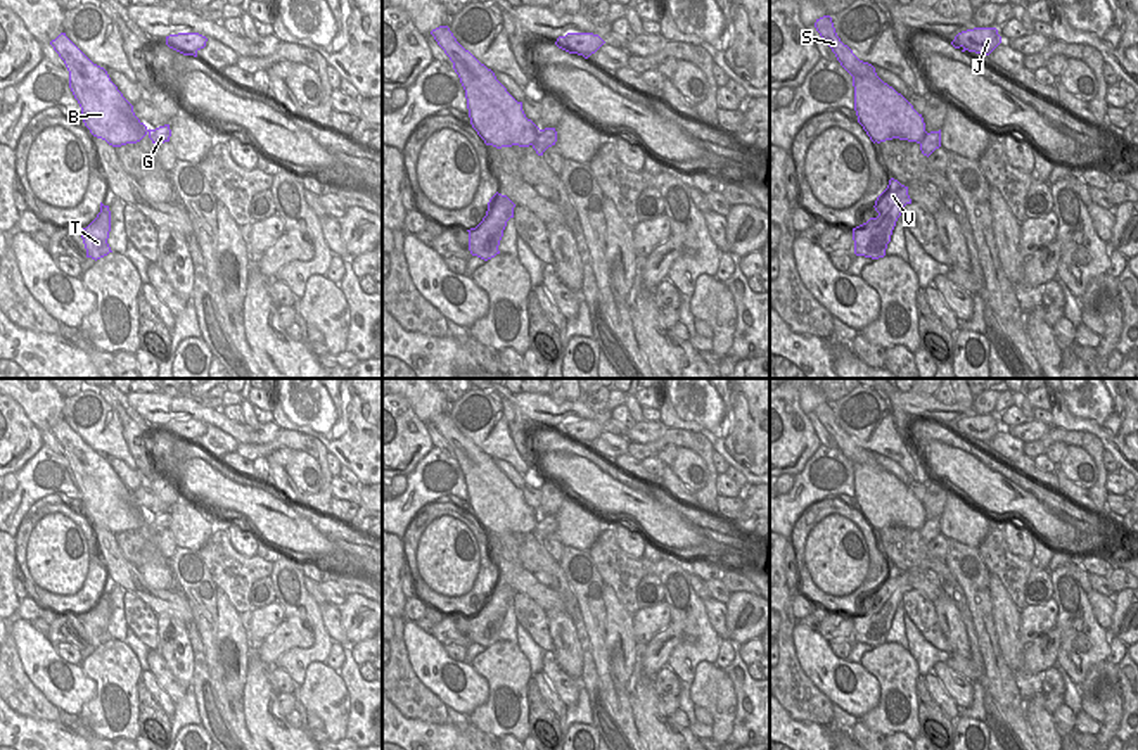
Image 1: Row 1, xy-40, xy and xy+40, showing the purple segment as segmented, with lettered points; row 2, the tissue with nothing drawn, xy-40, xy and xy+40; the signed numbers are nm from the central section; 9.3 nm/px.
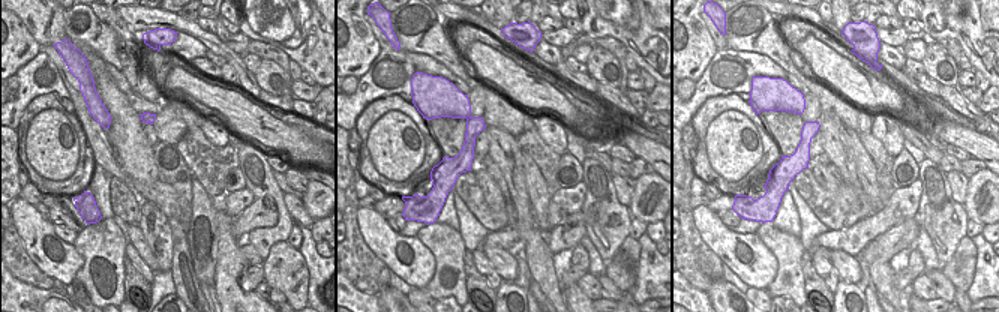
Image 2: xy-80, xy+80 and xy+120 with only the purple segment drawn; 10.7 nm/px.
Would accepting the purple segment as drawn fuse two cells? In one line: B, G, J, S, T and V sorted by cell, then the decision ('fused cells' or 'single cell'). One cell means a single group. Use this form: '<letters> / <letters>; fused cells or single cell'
B S / G J T V; fused cells

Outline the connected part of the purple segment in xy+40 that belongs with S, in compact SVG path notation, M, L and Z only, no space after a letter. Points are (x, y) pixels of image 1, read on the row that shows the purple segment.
M830 16L816 19L815 28L841 66L853 76L854 111L870 140L880 143L899 138L920 143L927 135L922 114L901 93L884 83L872 64L860 60L841 41Z

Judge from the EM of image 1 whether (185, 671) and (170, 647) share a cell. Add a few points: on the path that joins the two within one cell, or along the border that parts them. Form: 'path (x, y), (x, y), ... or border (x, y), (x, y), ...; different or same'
path (182, 666), (175, 652); same

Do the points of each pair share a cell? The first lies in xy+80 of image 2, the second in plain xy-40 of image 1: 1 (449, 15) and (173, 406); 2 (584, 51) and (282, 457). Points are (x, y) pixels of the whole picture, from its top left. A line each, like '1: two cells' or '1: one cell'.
1: one cell
2: one cell

